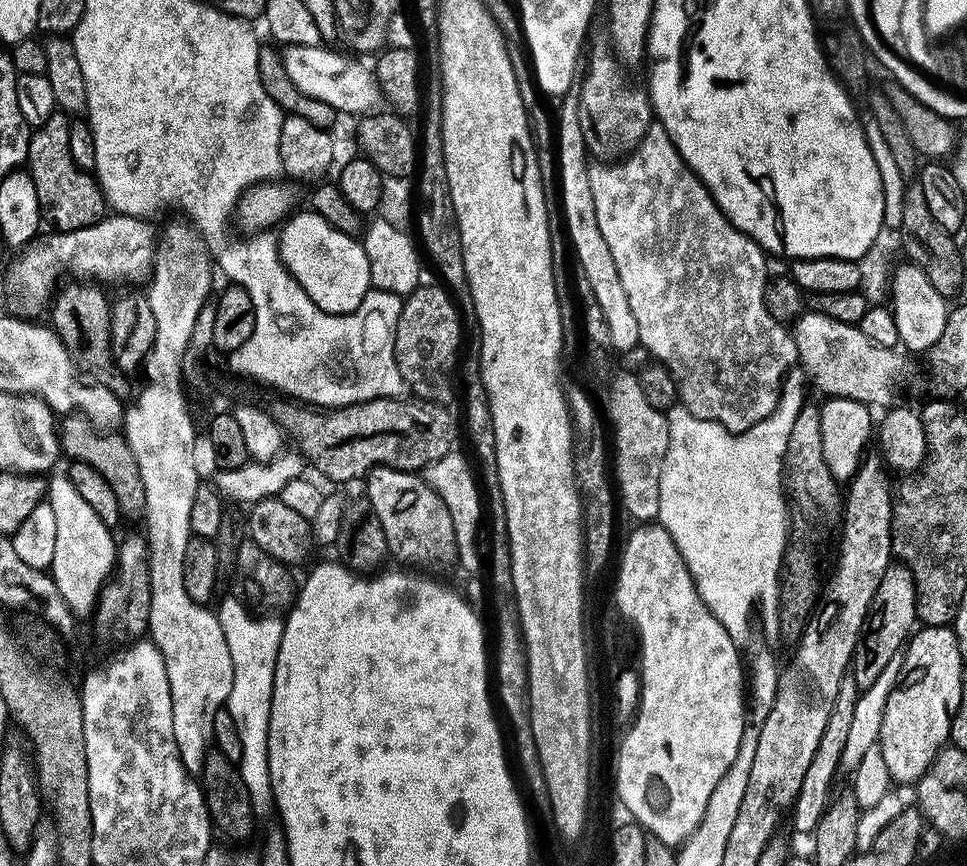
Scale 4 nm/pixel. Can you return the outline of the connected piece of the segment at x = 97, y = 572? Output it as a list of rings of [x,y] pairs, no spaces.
[[[53,475],[53,480],[46,484],[46,503],[50,510],[54,510],[54,522],[58,522],[50,575],[73,613],[91,613],[101,588],[115,569],[117,541],[114,536],[112,540],[111,530],[96,513],[97,505],[82,498],[77,481],[72,481],[68,476],[55,476]]]

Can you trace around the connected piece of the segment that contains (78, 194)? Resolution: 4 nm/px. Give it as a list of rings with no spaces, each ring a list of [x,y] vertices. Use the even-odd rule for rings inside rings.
[[[52,114],[31,133],[26,168],[36,187],[41,213],[60,227],[57,229],[75,230],[86,228],[101,219],[106,212],[106,201],[99,183],[76,165],[68,149],[68,132],[63,128],[63,119],[63,115]]]

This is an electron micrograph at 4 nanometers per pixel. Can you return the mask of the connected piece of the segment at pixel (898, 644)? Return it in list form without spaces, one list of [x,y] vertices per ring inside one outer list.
[[[893,562],[888,565],[886,574],[882,574],[882,582],[878,582],[878,590],[870,602],[860,641],[852,655],[850,675],[860,690],[878,682],[878,677],[890,663],[890,658],[903,653],[917,624],[914,578],[905,564]]]

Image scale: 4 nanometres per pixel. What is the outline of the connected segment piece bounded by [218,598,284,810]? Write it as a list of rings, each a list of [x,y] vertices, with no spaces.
[[[243,599],[224,600],[218,607],[222,634],[226,634],[226,646],[230,646],[230,662],[234,662],[234,686],[230,686],[227,709],[234,726],[238,726],[238,738],[242,738],[242,758],[238,762],[242,782],[252,795],[253,809],[273,807],[272,787],[270,786],[270,766],[268,765],[268,731],[270,730],[270,702],[274,694],[274,670],[278,662],[278,646],[282,642],[283,619],[276,614],[255,616]]]

